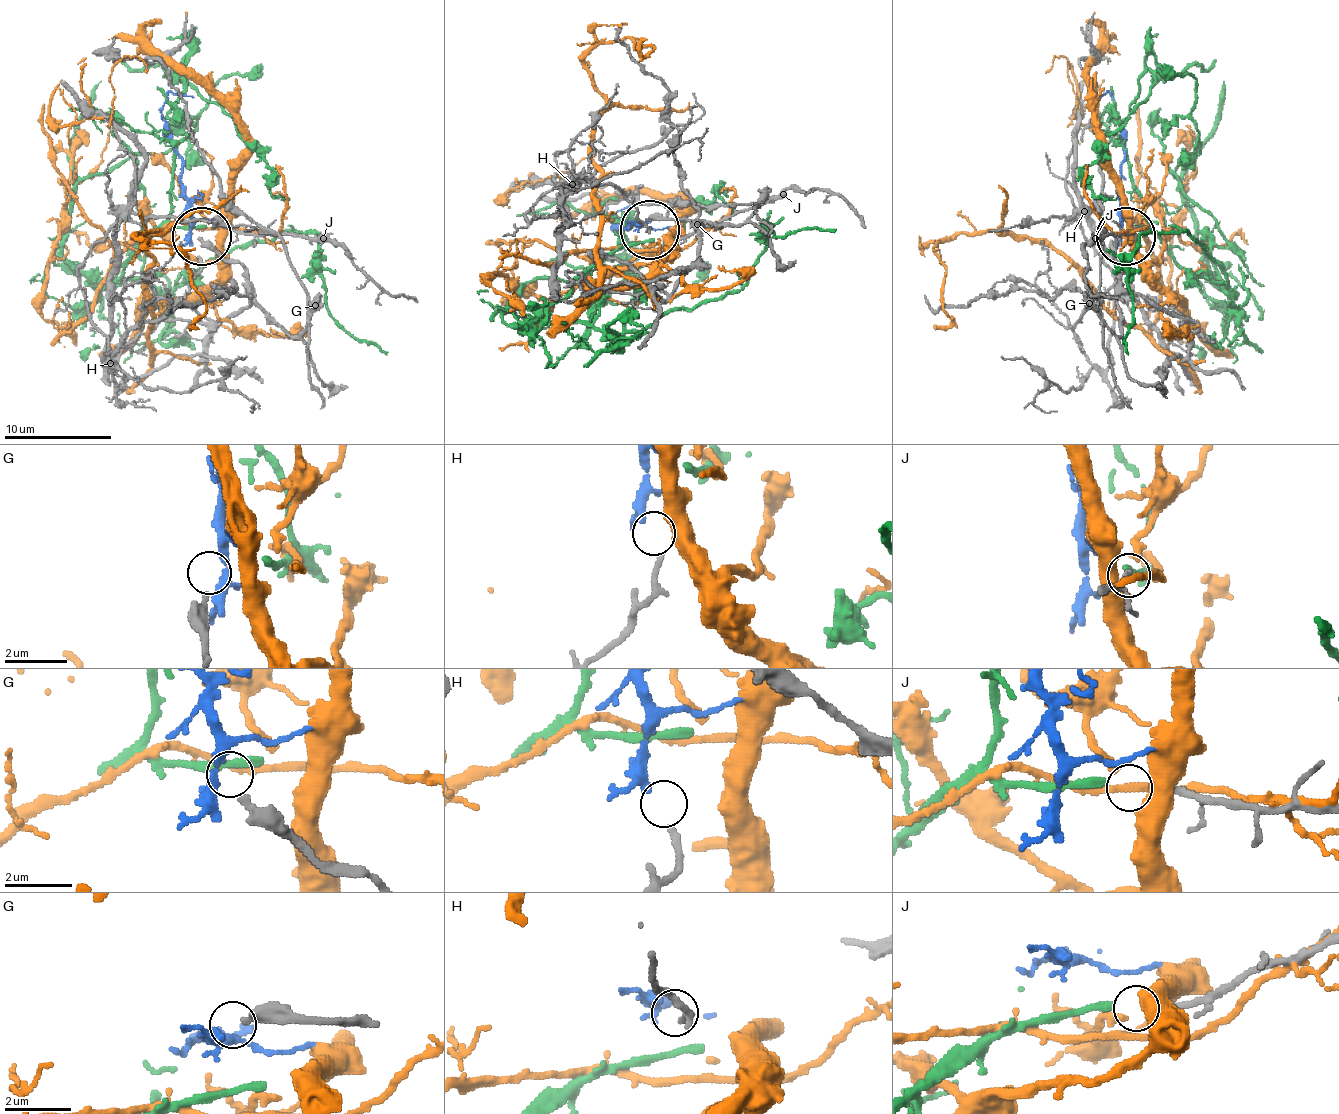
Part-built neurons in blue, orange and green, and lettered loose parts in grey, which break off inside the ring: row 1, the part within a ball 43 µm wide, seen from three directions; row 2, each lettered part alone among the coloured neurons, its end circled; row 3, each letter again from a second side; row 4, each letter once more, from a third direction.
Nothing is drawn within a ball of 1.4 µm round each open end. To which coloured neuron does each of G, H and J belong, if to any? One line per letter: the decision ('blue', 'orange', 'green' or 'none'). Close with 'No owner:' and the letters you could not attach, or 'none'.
G: none
H: blue
J: green
No owner: G

